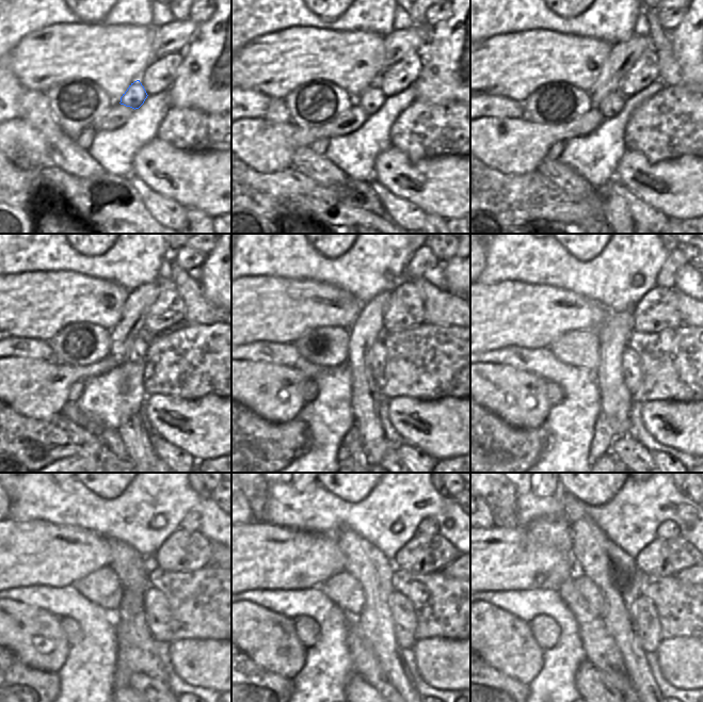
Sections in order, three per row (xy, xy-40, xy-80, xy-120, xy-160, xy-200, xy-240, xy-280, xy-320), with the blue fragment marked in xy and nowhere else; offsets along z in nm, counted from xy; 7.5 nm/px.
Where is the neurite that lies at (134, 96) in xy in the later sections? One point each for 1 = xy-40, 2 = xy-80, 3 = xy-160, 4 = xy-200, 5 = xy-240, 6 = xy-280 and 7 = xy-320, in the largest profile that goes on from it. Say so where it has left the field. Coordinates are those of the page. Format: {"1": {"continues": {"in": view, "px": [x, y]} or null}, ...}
{"1": {"continues": {"in": "xy-40", "px": [372, 99]}}, "2": {"continues": {"in": "xy-80", "px": [613, 104]}}, "3": {"continues": {"in": "xy-160", "px": [378, 356]}}, "4": {"continues": {"in": "xy-200", "px": [632, 367]}}, "5": {"continues": {"in": "xy-240", "px": [156, 605]}}, "6": {"continues": {"in": "xy-280", "px": [403, 615]}}, "7": {"continues": {"in": "xy-320", "px": [644, 616]}}}

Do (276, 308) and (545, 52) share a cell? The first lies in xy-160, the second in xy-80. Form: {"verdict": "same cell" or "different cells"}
{"verdict": "same cell"}

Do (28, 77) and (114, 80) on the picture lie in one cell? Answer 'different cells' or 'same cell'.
same cell

